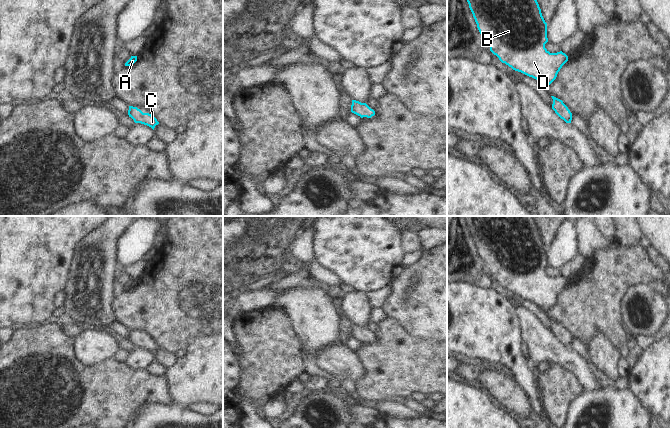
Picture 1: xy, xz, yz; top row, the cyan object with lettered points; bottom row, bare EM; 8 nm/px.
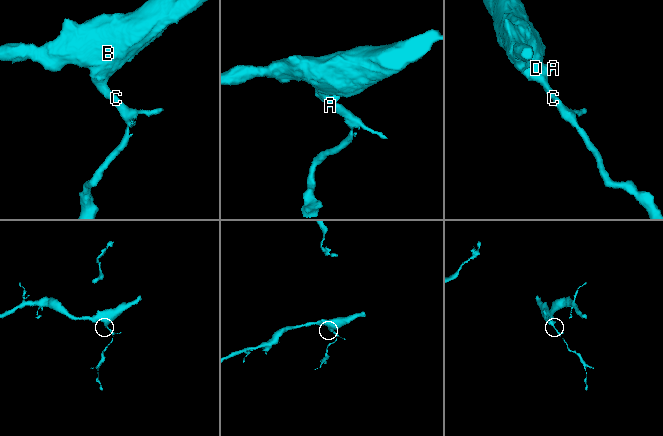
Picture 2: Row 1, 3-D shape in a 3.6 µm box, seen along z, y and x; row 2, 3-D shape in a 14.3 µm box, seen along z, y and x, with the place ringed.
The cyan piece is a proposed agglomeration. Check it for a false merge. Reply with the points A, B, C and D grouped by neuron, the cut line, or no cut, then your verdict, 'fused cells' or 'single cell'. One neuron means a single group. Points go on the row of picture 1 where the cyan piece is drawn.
A B C D | no cut | single cell

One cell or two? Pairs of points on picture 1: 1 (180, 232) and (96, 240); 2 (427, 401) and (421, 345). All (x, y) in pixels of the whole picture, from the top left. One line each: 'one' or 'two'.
1: two
2: one

